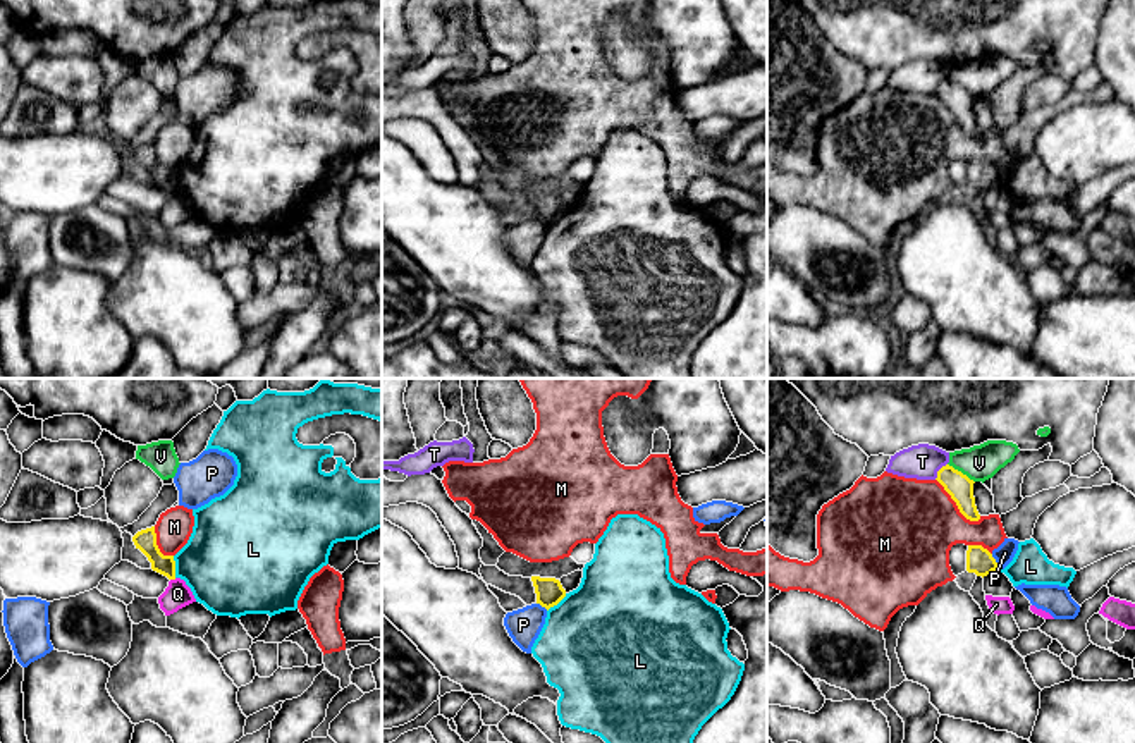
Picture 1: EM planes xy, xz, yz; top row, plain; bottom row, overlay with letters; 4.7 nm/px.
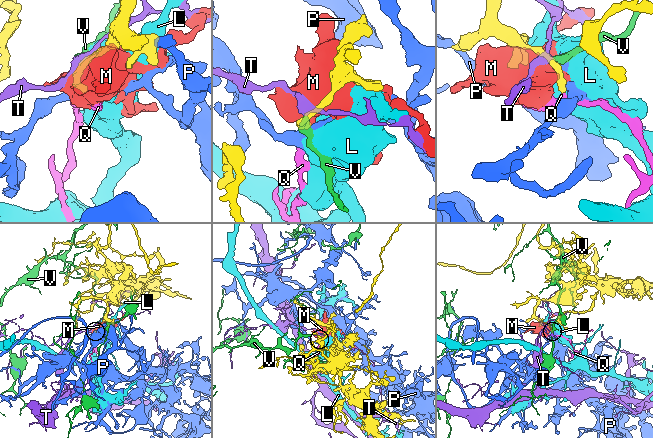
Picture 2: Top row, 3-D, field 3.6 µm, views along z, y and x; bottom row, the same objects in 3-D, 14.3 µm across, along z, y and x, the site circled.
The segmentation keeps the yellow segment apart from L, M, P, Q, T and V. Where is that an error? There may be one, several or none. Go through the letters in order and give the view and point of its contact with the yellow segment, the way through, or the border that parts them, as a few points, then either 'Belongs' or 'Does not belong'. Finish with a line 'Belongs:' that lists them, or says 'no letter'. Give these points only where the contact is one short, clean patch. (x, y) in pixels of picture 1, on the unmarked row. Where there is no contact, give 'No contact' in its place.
L: Touches yellow at xy (174, 181). Does not belong
M: Touches yellow at yz (957, 119). Does not belong
P: Touches yellow at yz (994, 176). Boundary: yz (991, 169), (998, 183). Does not belong
Q: Touches yellow at xy (172, 193). Boundary: xy (176, 193), (171, 195). Does not belong
T: Touches yellow at yz (938, 86). Boundary: yz (946, 78), (934, 93). Does not belong
V: Touches yellow at yz (960, 86). Boundary: yz (948, 78), (974, 97). Does not belong
Belongs: no letter

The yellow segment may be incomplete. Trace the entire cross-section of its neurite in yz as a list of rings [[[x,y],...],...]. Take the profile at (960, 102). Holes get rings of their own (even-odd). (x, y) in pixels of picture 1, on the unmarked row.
[[[946,79],[937,86],[936,93],[944,105],[951,110],[951,114],[956,117],[960,127],[970,134],[979,136],[980,129],[975,120],[973,112],[973,95],[970,95],[961,86],[954,84],[953,81]]]

